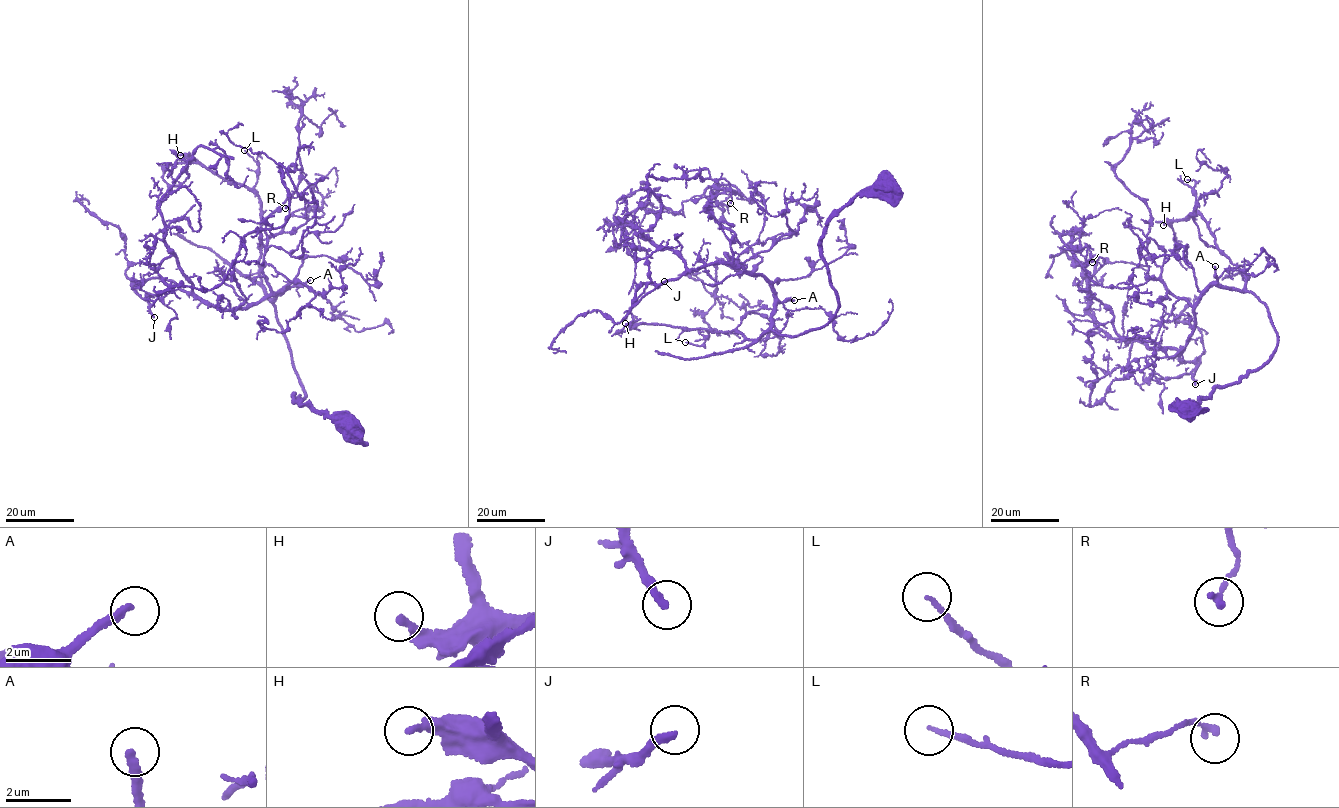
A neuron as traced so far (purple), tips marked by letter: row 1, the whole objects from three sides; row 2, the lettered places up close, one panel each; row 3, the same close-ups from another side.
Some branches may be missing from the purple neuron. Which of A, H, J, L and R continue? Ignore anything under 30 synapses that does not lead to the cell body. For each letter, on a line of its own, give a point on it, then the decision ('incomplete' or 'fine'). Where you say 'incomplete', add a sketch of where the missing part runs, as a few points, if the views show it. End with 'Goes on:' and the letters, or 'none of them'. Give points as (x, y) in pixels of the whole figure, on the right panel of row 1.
A: at (1215, 266); incomplete; missing branch runs (1215, 266), (1220, 222), (1215, 206), (1203, 198), (1204, 181), (1200, 169), (1202, 156), (1199, 152), (1191, 154)
H: at (1163, 225); fine
J: at (1195, 384); incomplete; missing branch runs (1195, 384), (1189, 395), (1166, 396), (1161, 409), (1153, 416), (1146, 413)
L: at (1187, 179); fine
R: at (1092, 262); fine
Goes on: A, J

